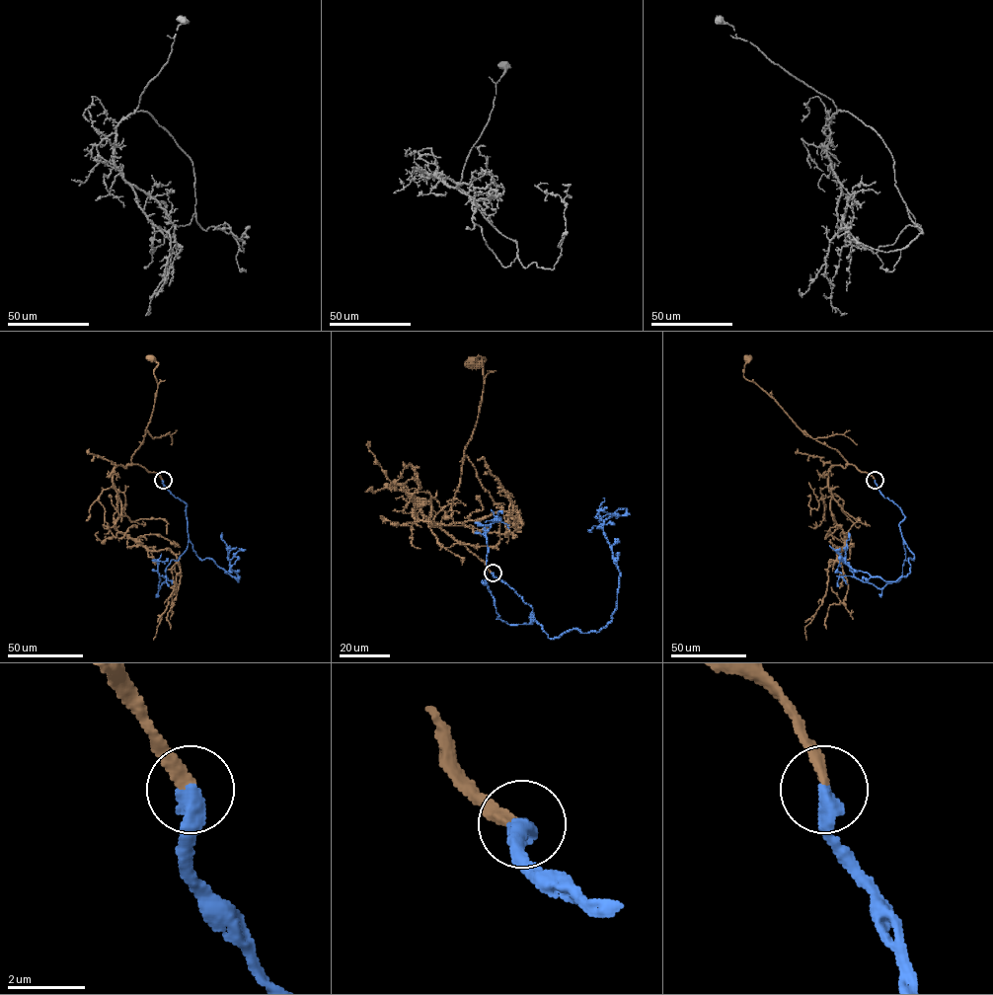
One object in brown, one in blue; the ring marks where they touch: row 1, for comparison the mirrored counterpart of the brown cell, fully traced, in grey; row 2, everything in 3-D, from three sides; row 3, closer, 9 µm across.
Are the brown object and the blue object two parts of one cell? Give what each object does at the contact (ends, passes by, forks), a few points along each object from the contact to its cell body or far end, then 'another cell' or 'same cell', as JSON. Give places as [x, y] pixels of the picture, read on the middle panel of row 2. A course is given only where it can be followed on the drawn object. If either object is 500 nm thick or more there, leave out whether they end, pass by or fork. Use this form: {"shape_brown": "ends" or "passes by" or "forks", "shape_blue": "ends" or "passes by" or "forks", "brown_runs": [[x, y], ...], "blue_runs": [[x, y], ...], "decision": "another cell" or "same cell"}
{"shape_brown": "ends", "shape_blue": "ends", "brown_runs": [[493, 573], [440, 525], [460, 480], [464, 448], [481, 404], [484, 377], [478, 356], [485, 360], [473, 361]], "blue_runs": [[493, 573], [549, 638], [599, 631], [617, 608], [620, 570], [603, 530], [615, 514], [601, 510], [597, 518]], "decision": "same cell"}

